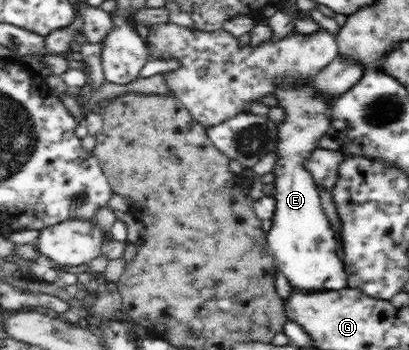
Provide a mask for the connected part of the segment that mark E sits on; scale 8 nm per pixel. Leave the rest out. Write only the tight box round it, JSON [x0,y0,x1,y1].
[267,80,347,295]

